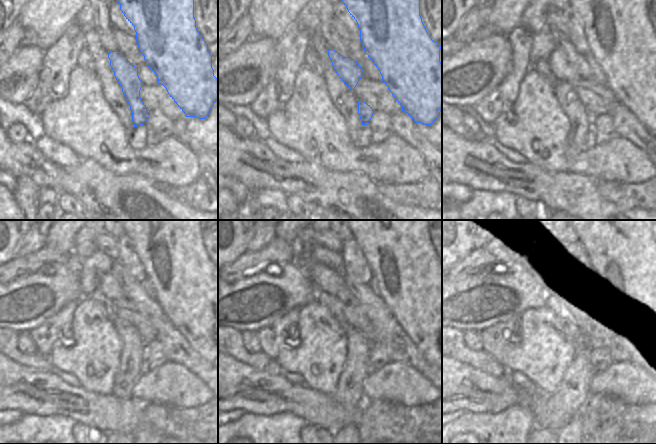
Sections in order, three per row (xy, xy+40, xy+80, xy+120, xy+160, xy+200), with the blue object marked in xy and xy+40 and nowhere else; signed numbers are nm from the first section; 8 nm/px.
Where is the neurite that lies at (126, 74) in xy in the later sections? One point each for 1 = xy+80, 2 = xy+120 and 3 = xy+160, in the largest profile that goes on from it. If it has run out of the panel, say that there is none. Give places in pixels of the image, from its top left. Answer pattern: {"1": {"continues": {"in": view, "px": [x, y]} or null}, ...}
{"1": {"continues": {"in": "xy+80", "px": [563, 71]}}, "2": {"continues": {"in": "xy+120", "px": [108, 285]}}, "3": {"continues": {"in": "xy+160", "px": [331, 286]}}}

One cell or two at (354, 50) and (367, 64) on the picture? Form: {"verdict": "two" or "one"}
{"verdict": "two"}

